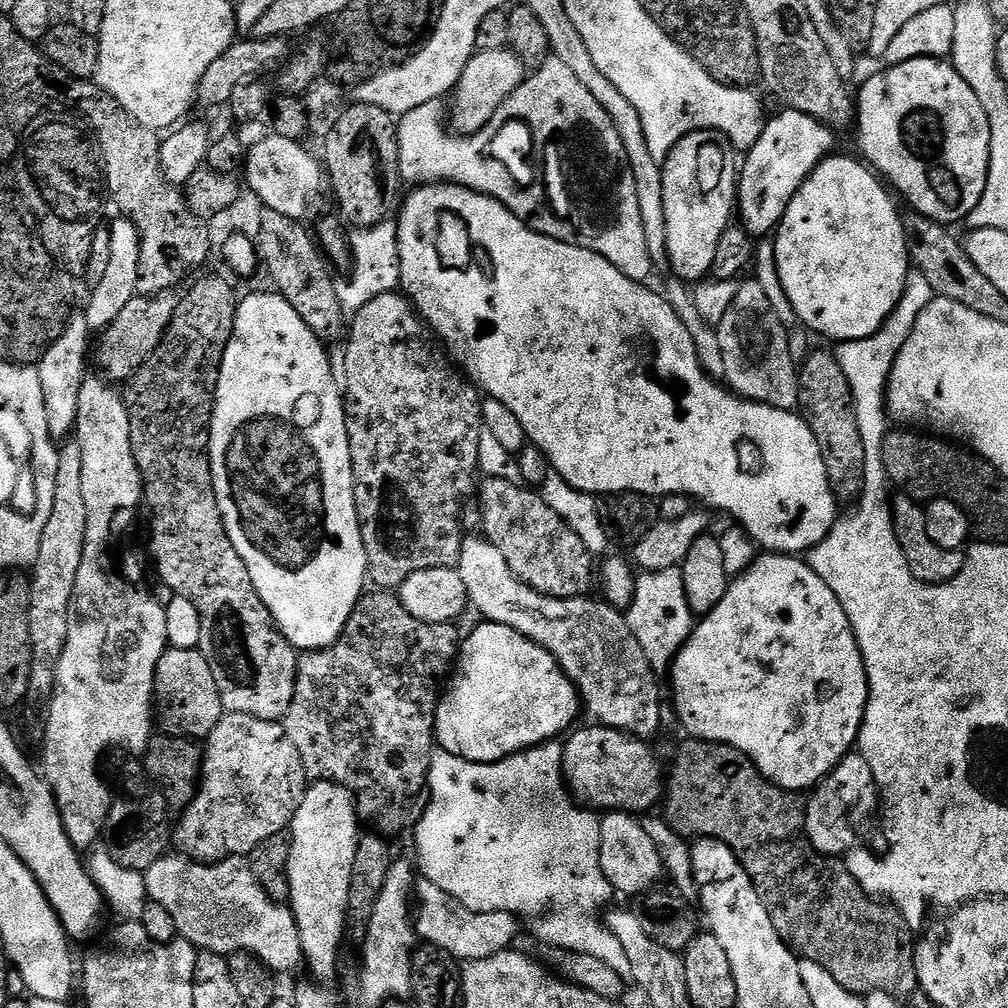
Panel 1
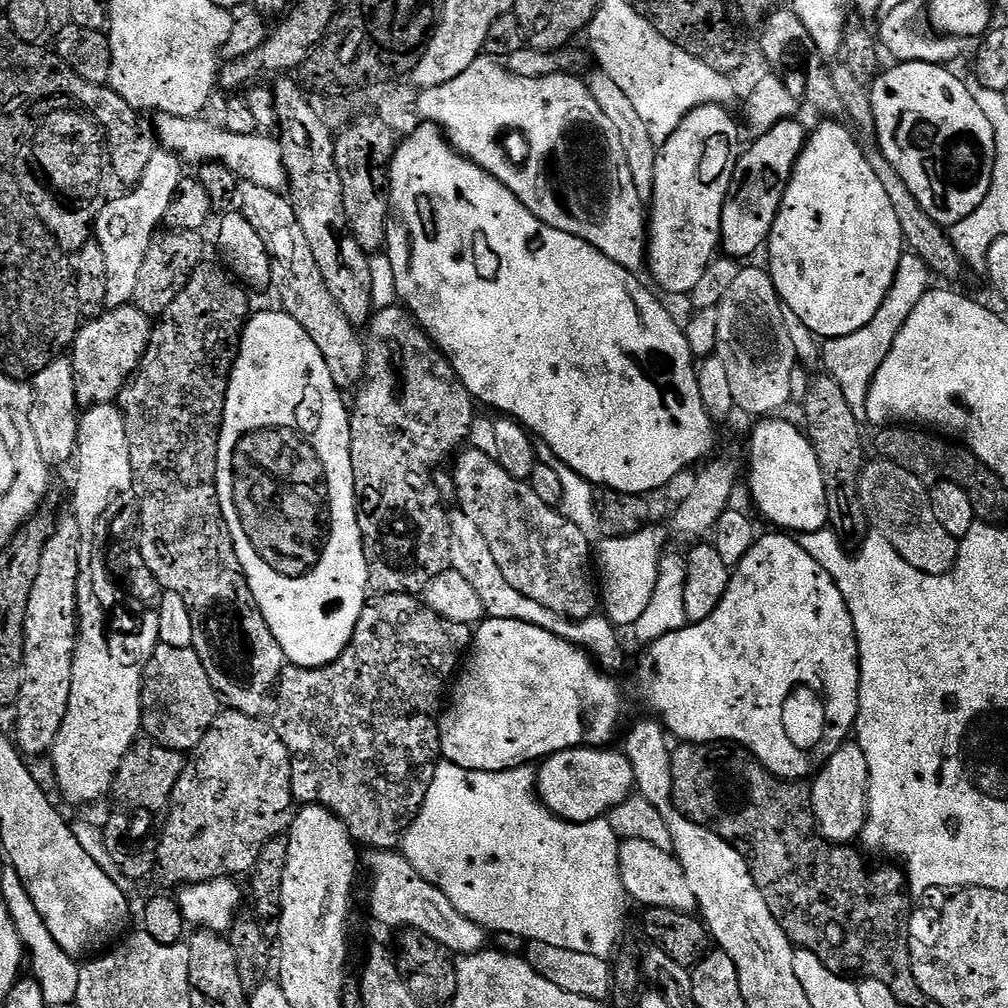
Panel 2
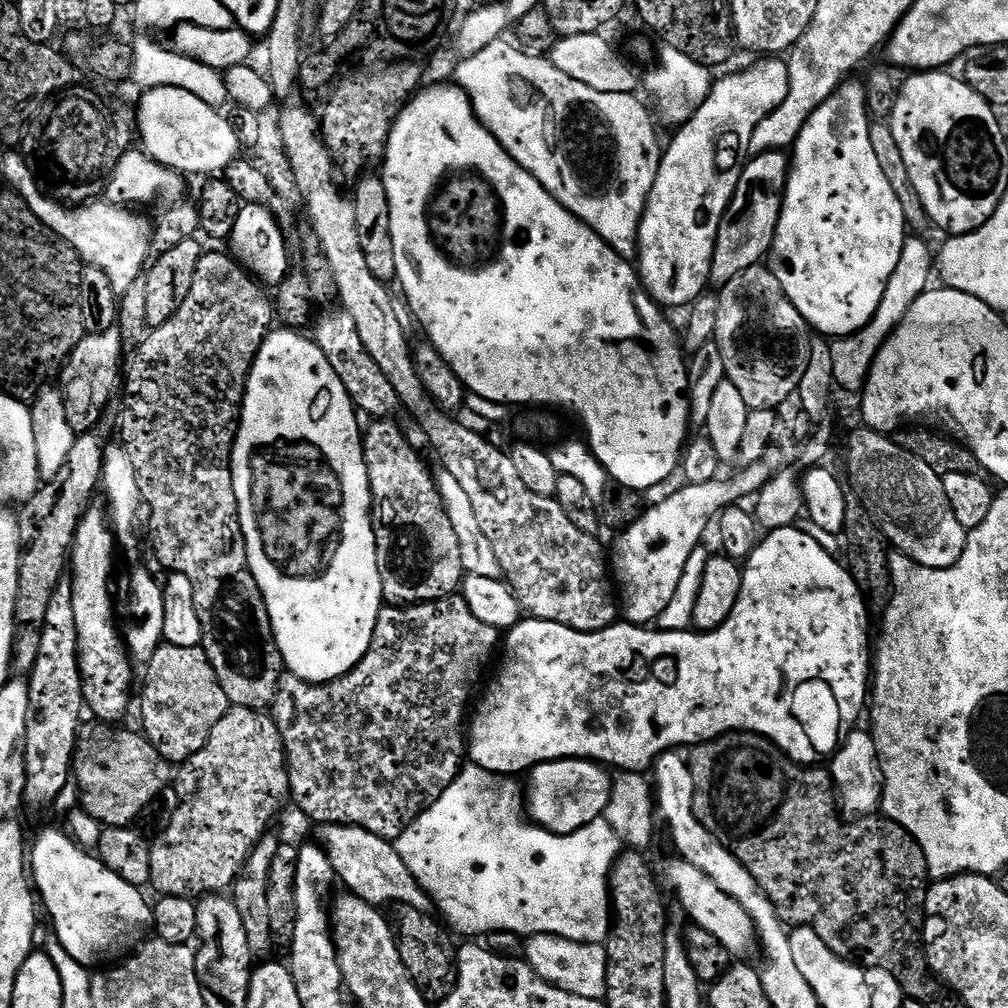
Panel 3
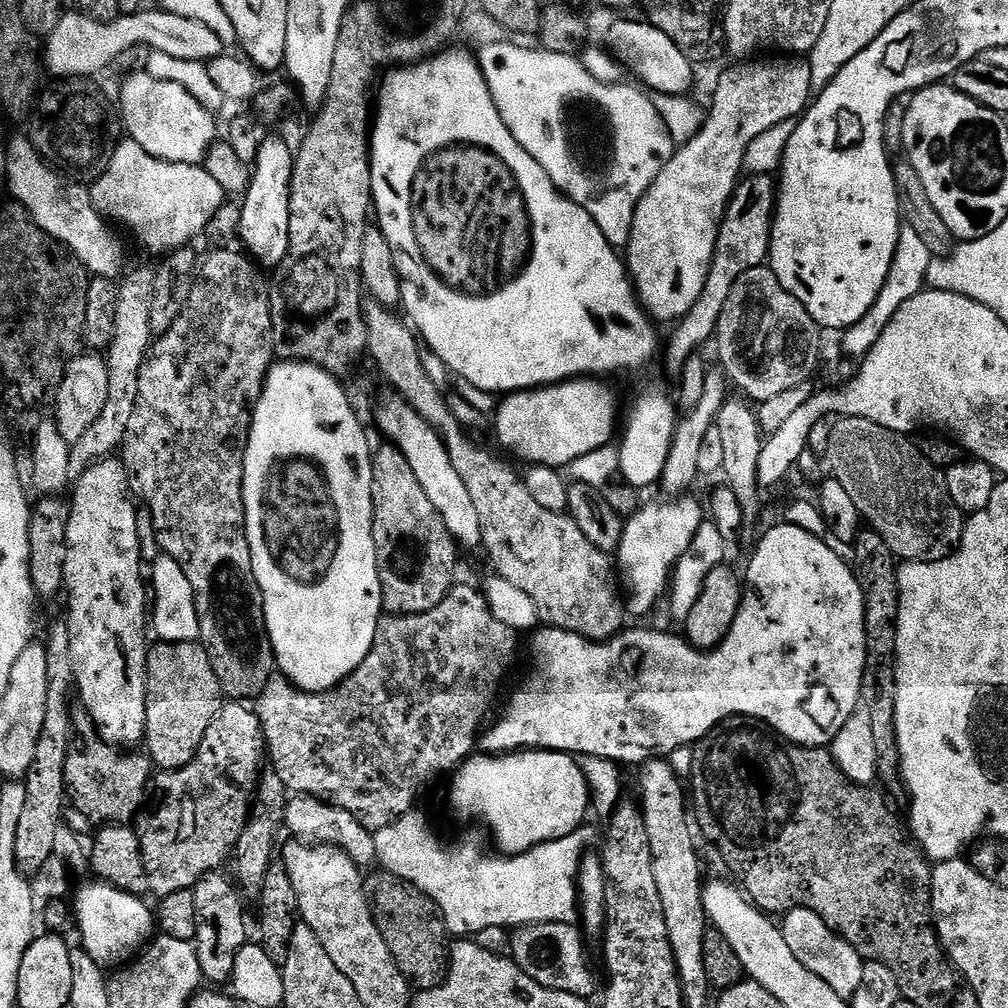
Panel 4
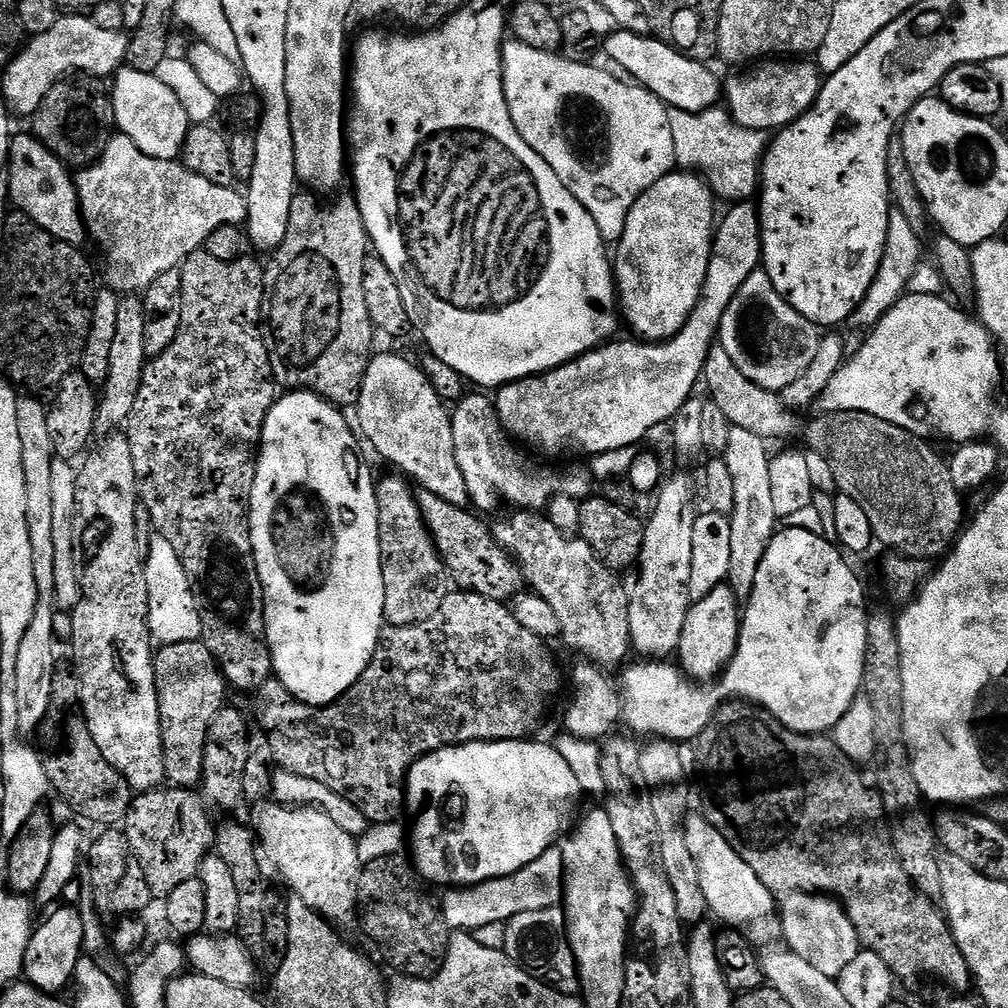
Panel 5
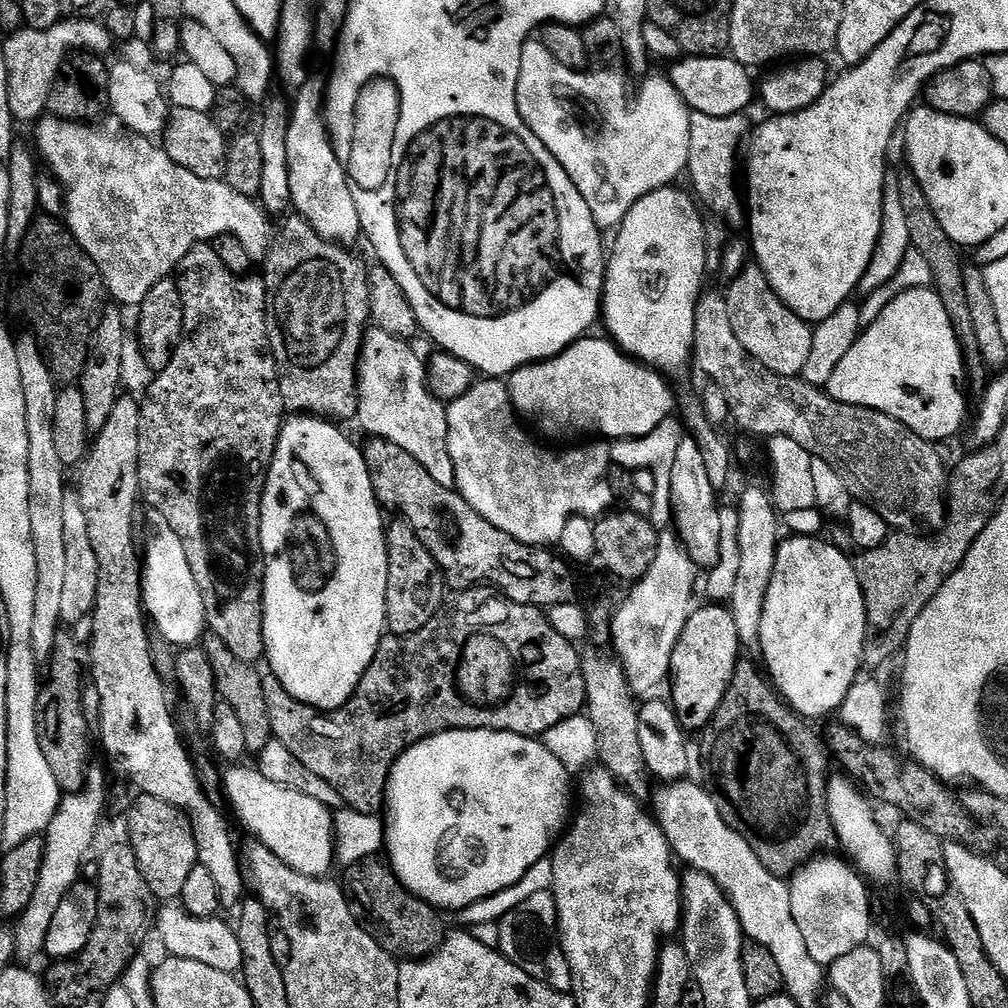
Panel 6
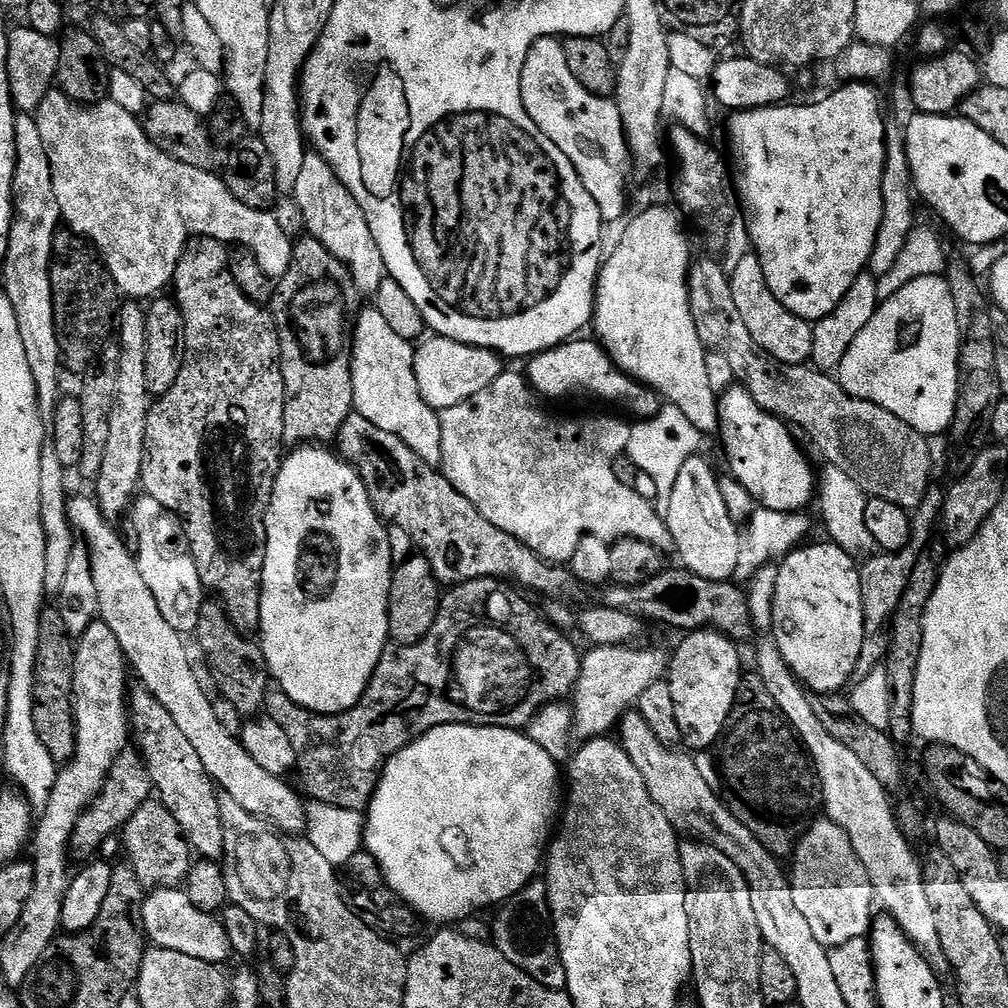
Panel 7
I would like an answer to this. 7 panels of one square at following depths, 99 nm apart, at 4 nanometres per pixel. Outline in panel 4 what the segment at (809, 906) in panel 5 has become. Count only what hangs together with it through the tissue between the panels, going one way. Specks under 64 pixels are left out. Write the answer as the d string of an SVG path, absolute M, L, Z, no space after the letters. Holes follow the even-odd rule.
M795 908L783 913L782 931L786 946L790 946L794 958L798 958L798 962L802 962L802 966L806 966L810 974L818 974L818 978L822 978L822 982L826 982L826 986L830 986L834 994L851 1001L858 986L862 986L862 970L866 963L858 950L854 950L854 946L850 946L850 942L843 940L833 928L826 926L826 922L822 922L822 918L814 914L814 910Z

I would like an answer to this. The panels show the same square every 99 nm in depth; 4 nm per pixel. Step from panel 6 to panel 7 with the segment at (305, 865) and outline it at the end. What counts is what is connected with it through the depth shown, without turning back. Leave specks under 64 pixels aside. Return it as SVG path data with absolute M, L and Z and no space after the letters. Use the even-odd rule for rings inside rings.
M73 495L68 502L68 517L92 555L90 570L94 574L94 590L98 590L99 619L104 620L114 638L118 638L131 671L133 668L142 682L141 687L166 707L178 730L197 751L203 769L223 795L234 798L242 810L259 820L267 820L281 833L303 833L306 828L306 804L301 793L295 787L292 789L287 779L266 774L266 770L262 770L262 766L246 754L239 739L231 736L226 726L218 722L213 699L207 696L192 670L192 660L184 645L185 637L176 632L166 618L162 618L162 610L158 610L154 594L150 594L146 582L142 582L133 549L128 549L123 538L112 529L113 521L102 514L91 495Z

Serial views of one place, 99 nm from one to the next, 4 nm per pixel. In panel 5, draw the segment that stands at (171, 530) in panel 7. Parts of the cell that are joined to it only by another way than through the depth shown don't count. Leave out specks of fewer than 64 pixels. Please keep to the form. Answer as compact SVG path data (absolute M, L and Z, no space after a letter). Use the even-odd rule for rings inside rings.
M156 534L147 541L144 573L148 591L148 629L152 631L153 641L163 646L200 640L200 611L192 593L192 583L188 581L182 558L178 558L178 550L174 550L164 536Z

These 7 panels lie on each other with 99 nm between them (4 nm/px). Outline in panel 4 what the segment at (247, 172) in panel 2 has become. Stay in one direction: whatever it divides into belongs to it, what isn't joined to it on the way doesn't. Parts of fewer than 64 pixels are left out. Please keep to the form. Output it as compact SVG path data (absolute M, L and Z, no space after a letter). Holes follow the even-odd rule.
M147 72L127 77L121 85L121 110L127 135L152 157L169 161L172 164L200 164L208 148L215 143L215 115L203 108L202 102L194 97L184 86L174 81L161 81Z

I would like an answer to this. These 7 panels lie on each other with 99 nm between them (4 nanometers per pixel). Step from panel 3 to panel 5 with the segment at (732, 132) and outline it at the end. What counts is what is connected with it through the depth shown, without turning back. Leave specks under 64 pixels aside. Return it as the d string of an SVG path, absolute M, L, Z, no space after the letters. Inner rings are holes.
M792 58L787 62L764 62L757 67L761 67L757 72L736 76L729 84L727 81L726 104L733 120L748 128L779 130L806 115L815 106L822 87L822 73L810 61L808 58ZM673 170L634 202L626 218L626 230L614 248L614 279L618 289L618 304L623 319L644 342L669 340L690 318L706 282L706 270L712 257L716 204L707 180L688 170Z

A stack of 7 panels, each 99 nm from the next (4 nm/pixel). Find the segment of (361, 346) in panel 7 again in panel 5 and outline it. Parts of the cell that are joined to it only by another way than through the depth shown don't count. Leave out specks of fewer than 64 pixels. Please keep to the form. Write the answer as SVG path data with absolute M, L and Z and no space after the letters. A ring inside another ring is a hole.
M377 351L372 357L372 361L368 363L368 369L366 370L366 378L362 382L362 390L360 391L360 402L355 405L354 413L360 419L360 428L359 431L362 433L364 431L363 439L376 447L376 452L384 460L389 460L393 464L393 469L399 470L405 477L411 478L421 489L428 491L432 494L438 494L438 498L446 498L446 502L450 502L454 506L459 508L465 507L469 503L470 497L468 495L468 487L466 486L466 478L462 478L462 470L458 466L458 458L454 454L454 434L452 433L452 417L450 415L449 405L444 405L444 400L442 397L436 393L436 388L434 385L428 381L428 376L415 364L412 360L407 360L404 356L399 356L396 352L380 352Z

